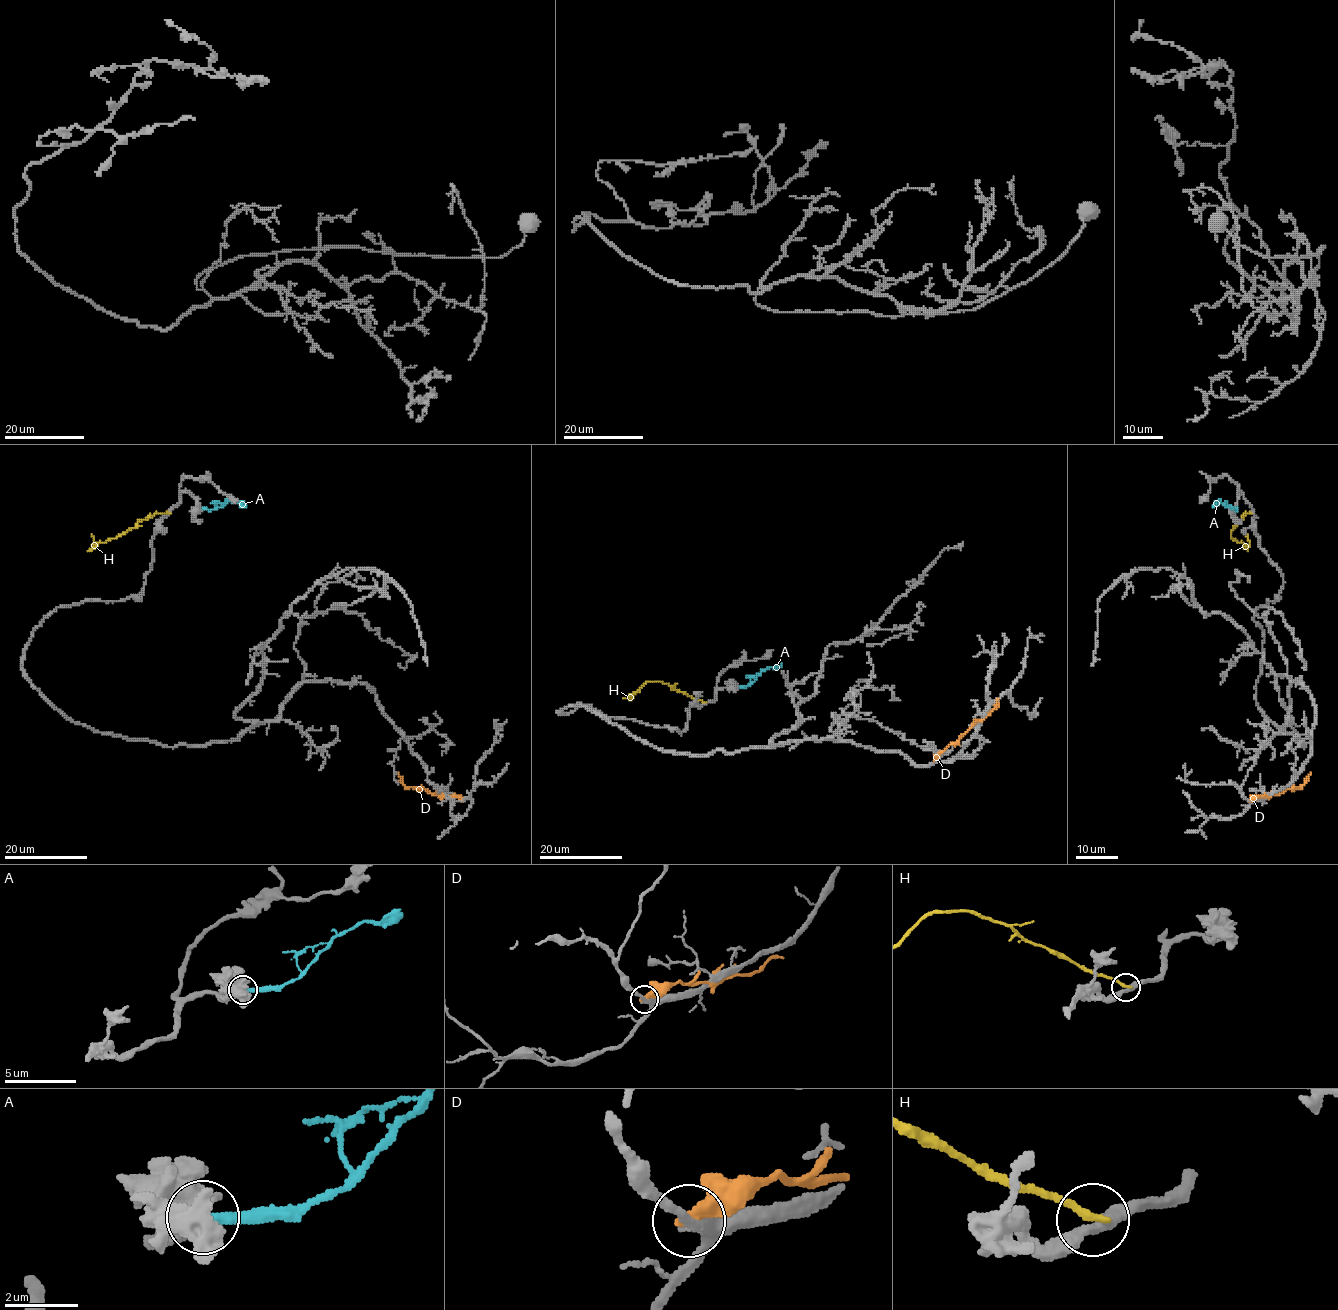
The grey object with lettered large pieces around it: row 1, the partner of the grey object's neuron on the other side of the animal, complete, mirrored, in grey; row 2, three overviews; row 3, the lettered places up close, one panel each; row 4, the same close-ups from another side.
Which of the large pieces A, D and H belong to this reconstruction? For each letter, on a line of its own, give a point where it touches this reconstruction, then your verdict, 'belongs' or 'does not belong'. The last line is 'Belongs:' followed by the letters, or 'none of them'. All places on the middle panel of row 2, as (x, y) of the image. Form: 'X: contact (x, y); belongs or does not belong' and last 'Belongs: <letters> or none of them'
A: contact (735, 687); does not belong
D: contact (996, 699); does not belong
H: contact (704, 703); does not belong
Belongs: none of them

